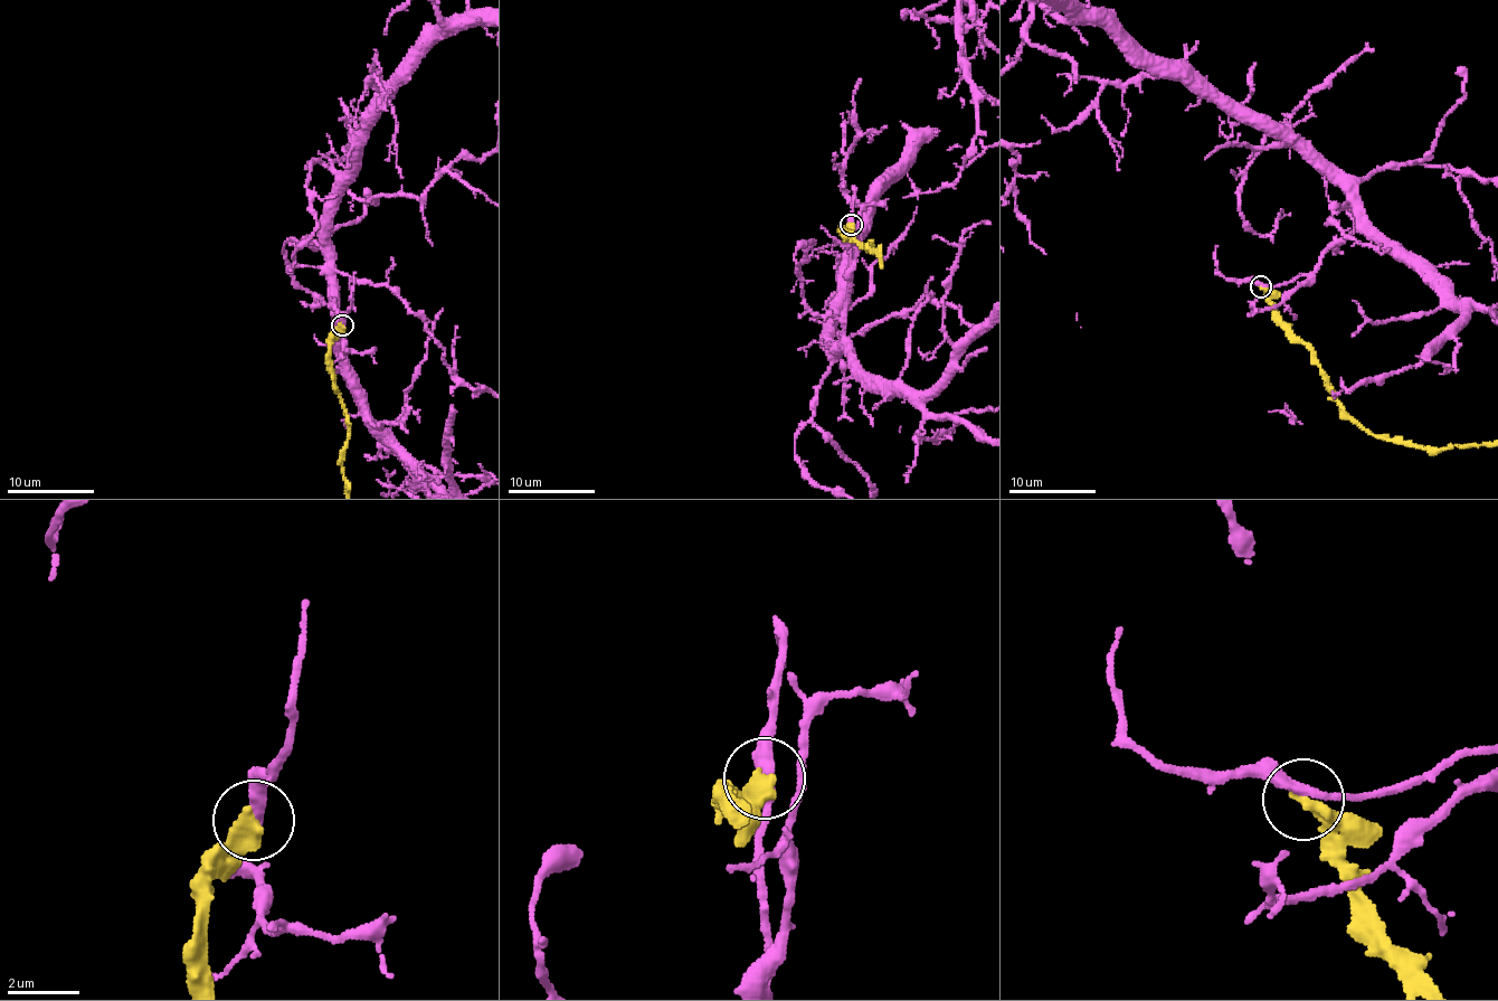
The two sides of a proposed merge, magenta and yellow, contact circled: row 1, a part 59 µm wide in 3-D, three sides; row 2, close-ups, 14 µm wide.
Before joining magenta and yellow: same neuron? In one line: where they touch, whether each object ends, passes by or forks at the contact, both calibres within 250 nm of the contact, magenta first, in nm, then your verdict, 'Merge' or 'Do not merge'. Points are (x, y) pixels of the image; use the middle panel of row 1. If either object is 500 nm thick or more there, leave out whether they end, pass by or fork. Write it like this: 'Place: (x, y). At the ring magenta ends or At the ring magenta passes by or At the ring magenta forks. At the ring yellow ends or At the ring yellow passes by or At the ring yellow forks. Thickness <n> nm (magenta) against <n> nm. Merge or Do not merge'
Place: (851, 225). At the ring magenta passes by. At the ring yellow ends. Thickness 300 nm (magenta) against 460 nm. Do not merge

